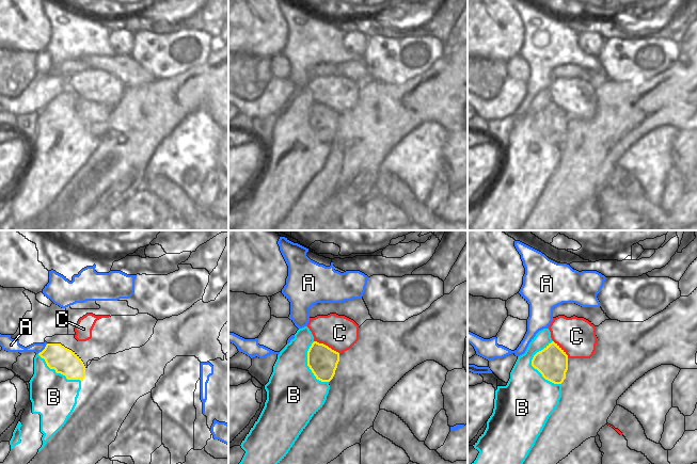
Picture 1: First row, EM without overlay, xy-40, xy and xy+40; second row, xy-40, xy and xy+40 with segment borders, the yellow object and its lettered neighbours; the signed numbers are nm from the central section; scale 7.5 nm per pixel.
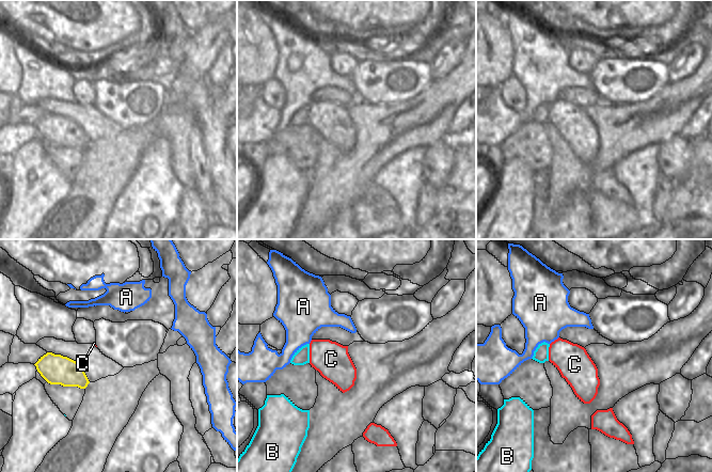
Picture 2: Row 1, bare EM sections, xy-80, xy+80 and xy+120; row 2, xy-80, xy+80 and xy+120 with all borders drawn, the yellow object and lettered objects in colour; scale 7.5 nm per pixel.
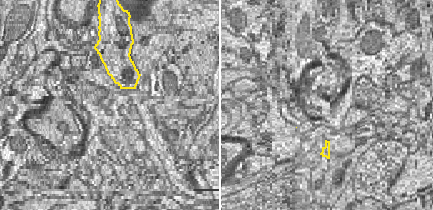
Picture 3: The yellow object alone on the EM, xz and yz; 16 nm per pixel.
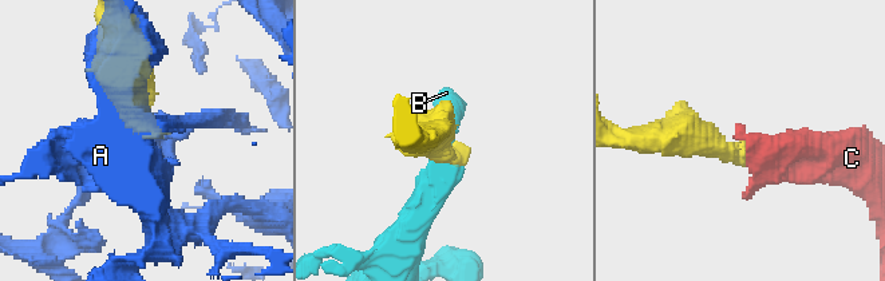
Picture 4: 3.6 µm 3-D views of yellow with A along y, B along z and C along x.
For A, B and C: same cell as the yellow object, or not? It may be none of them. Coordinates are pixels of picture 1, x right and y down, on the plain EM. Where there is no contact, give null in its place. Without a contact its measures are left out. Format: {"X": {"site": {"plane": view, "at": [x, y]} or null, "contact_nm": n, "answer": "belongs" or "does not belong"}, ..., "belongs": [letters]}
{"A": {"site": {"plane": "xy-40", "at": [44, 110]}, "contact_nm": 110, "answer": "does not belong"}, "B": {"site": {"plane": "xy+40", "at": [533, 127]}, "contact_nm": 340, "answer": "does not belong"}, "C": {"site": {"plane": "xy", "at": [327, 107]}, "contact_nm": 220, "answer": "belongs"}, "belongs": ["C"]}

